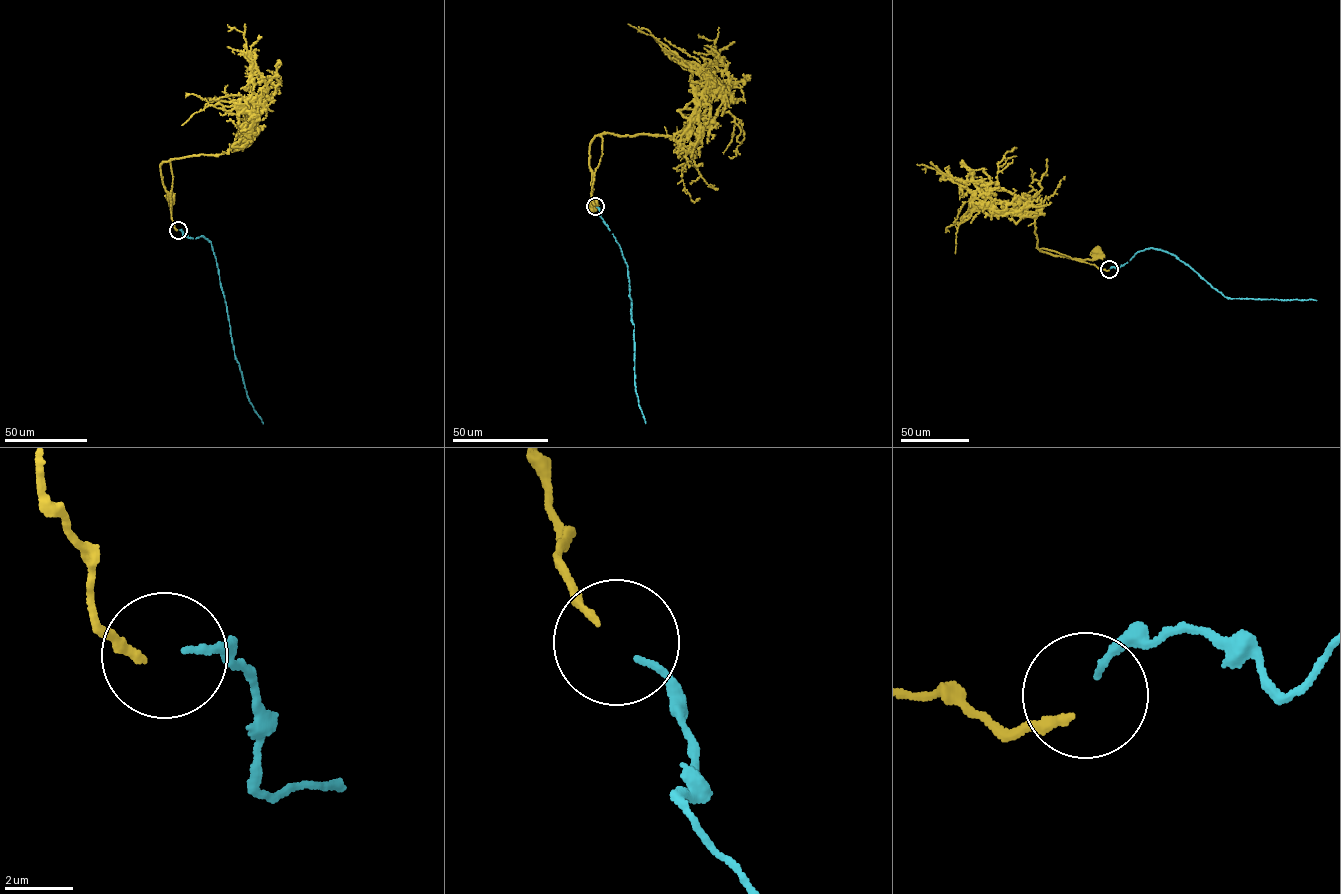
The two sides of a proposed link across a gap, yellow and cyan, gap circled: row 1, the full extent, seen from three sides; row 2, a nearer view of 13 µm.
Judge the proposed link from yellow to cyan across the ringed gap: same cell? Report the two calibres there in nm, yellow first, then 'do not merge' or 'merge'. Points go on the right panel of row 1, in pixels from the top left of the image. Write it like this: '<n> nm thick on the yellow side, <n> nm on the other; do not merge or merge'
220 nm thick on the yellow side, 200 nm on the other; merge

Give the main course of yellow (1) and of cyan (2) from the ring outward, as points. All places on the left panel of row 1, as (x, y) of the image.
1: (177, 230), (170, 209), (170, 163), (164, 161), (160, 168), (170, 204), (170, 197)
2: (179, 230), (183, 237), (202, 236), (211, 244), (234, 354), (249, 400), (263, 423)

